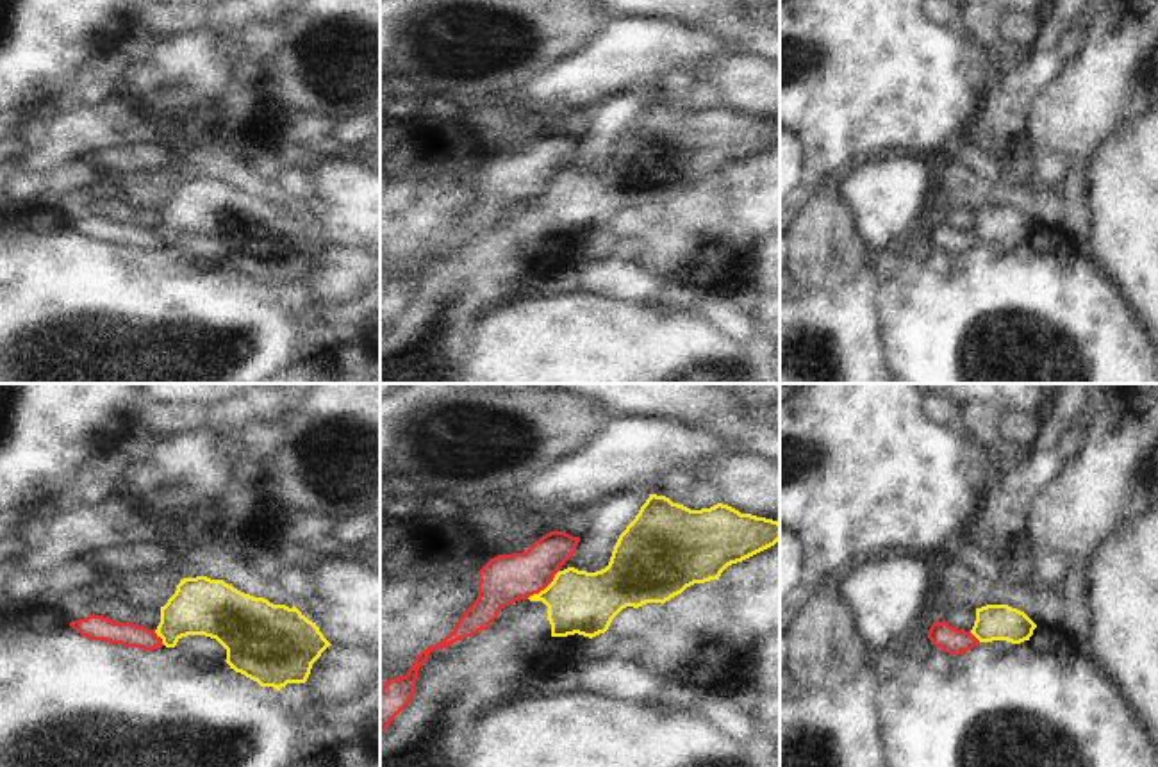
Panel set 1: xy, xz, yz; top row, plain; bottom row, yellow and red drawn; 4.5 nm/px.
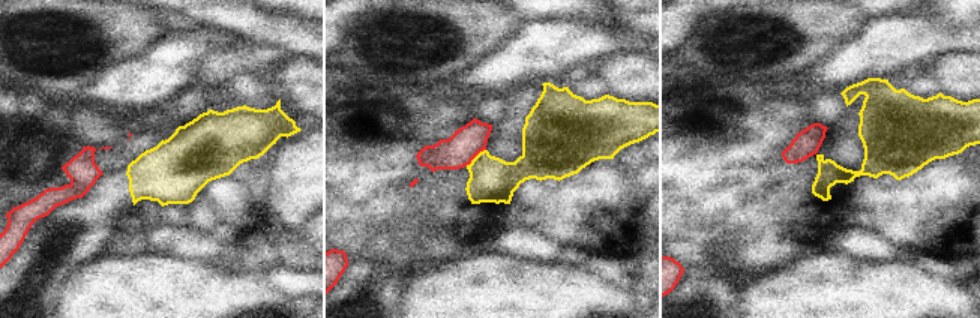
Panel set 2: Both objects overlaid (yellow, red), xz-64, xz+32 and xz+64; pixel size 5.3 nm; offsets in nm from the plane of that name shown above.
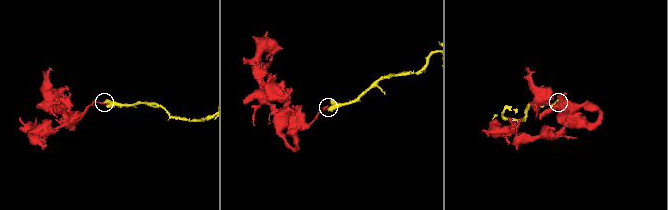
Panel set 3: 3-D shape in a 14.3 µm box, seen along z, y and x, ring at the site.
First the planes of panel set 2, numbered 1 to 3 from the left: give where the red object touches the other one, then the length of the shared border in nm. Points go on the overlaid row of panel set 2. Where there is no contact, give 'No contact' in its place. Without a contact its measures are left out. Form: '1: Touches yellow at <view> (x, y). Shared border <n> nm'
1: No contact
2: Touches yellow at xz+32 (474, 158). Shared border 140 nm
3: No contact.

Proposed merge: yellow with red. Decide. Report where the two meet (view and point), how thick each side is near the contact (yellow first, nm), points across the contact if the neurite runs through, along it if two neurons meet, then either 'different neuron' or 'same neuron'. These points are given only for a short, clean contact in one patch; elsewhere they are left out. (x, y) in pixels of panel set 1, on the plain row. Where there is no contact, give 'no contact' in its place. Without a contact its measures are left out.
contact xz (545, 189); calibres 280 and 220 nm; border xz (559, 172), (543, 189), (527, 198); different neuron

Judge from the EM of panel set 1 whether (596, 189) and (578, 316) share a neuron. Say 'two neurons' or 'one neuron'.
two neurons

